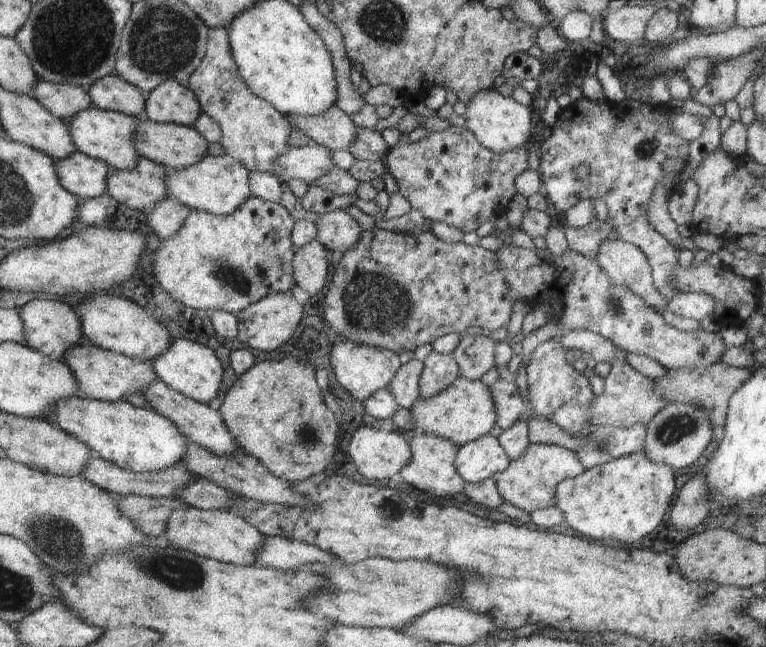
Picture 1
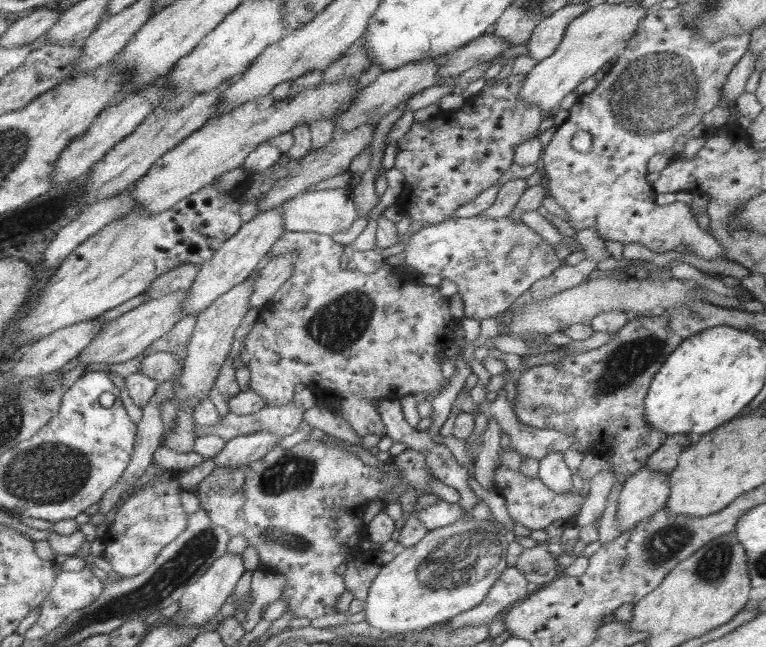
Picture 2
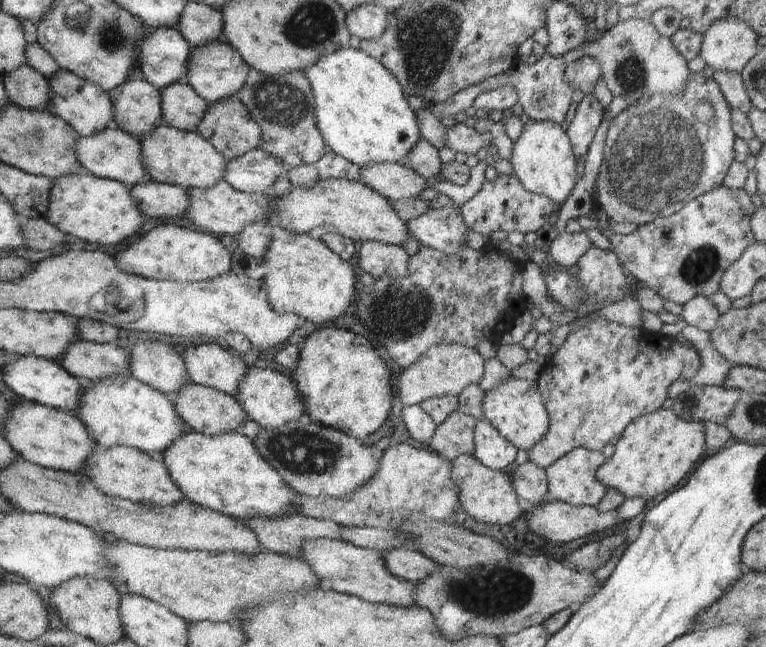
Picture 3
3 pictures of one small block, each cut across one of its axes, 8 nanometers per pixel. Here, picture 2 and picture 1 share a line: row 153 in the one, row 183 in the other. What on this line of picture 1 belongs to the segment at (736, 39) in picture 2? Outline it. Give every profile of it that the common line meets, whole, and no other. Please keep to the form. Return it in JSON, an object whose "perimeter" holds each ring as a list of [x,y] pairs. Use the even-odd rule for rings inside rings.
{"perimeter":[[[583,97],[572,101],[559,112],[550,137],[541,142],[538,175],[542,179],[542,192],[557,215],[570,210],[580,200],[600,198],[605,202],[602,202],[608,208],[605,221],[612,231],[618,231],[618,239],[638,246],[646,254],[654,288],[662,294],[666,305],[679,294],[672,286],[679,251],[650,228],[646,210],[654,194],[654,186],[664,182],[662,166],[666,160],[675,164],[675,182],[687,167],[689,142],[672,132],[675,114],[663,108],[660,107],[660,122],[658,116],[646,118],[632,114],[620,102],[612,102],[608,98],[592,101]],[[580,164],[589,168],[589,175],[584,180],[578,180],[575,175],[575,169]]]}

